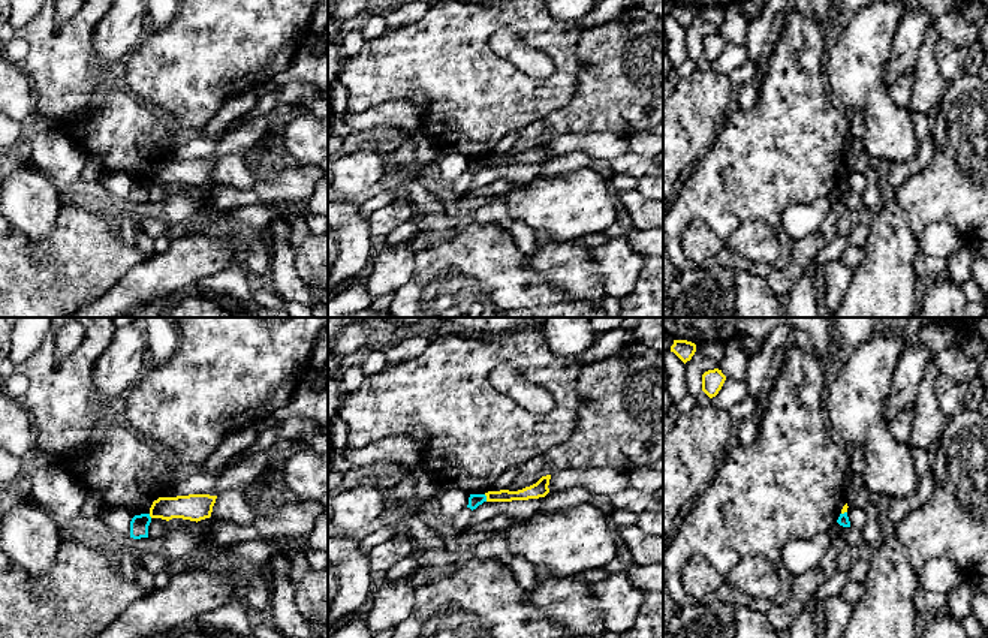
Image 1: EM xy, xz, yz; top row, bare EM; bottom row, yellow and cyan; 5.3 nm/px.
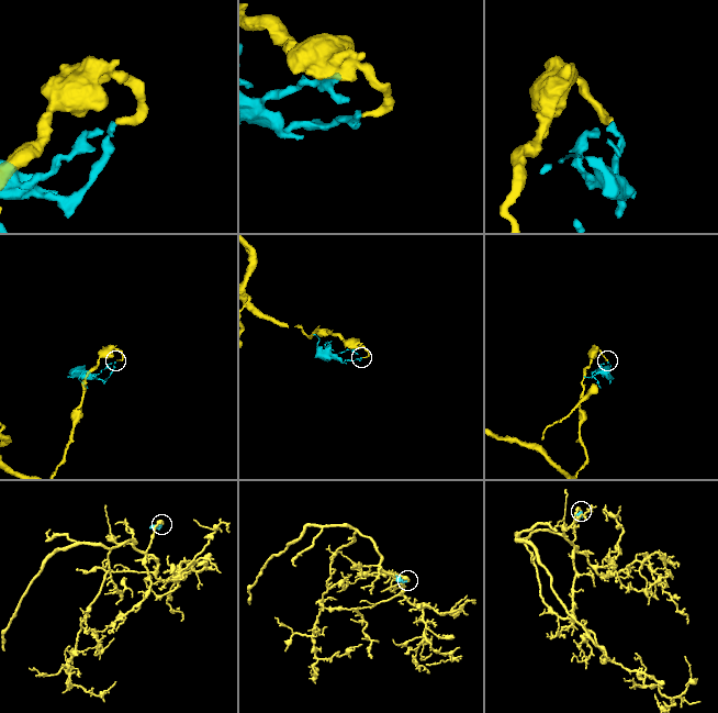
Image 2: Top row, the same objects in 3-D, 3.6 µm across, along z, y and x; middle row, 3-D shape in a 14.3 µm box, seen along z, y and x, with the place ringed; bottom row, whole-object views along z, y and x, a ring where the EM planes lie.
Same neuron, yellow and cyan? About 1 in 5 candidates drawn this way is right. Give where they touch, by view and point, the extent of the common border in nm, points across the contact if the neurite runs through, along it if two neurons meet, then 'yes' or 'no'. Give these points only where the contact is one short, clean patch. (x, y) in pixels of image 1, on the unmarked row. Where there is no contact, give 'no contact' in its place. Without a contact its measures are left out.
xz (487, 162) | 40 nm | along xz (484, 159), (487, 165) | no

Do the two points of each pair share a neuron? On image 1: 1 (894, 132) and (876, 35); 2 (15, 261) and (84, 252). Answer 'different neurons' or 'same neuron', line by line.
1: same neuron
2: same neuron

